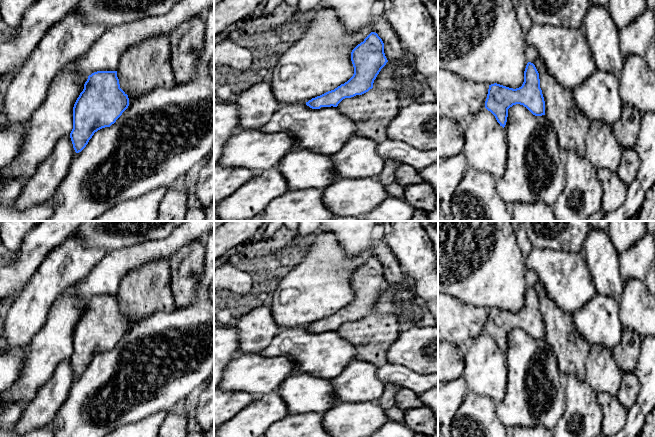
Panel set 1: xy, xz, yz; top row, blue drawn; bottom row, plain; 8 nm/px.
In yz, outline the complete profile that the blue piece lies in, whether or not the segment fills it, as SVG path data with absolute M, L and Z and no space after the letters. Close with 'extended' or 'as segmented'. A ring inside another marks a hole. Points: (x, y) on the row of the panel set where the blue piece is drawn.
M531 62L526 65L521 87L513 89L497 83L489 85L485 108L495 116L503 128L507 122L508 109L516 104L523 105L535 116L545 115L539 73Z; as segmented

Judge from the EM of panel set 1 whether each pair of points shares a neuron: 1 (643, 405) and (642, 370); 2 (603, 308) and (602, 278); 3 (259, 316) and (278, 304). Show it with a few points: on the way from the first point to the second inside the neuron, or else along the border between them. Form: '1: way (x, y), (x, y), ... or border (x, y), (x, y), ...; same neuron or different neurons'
1: way (644, 396), (644, 379); same neuron
2: border (597, 292), (610, 296), (617, 302); different neurons
3: border (270, 305), (273, 319), (282, 328); different neurons

